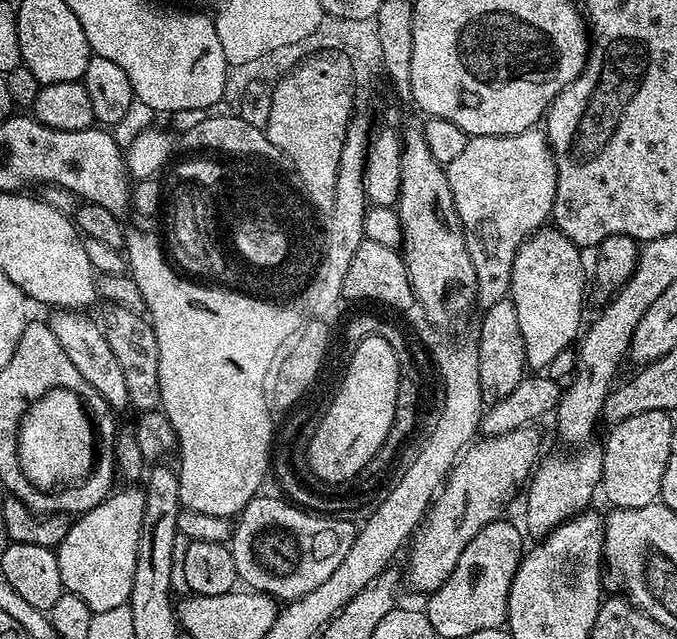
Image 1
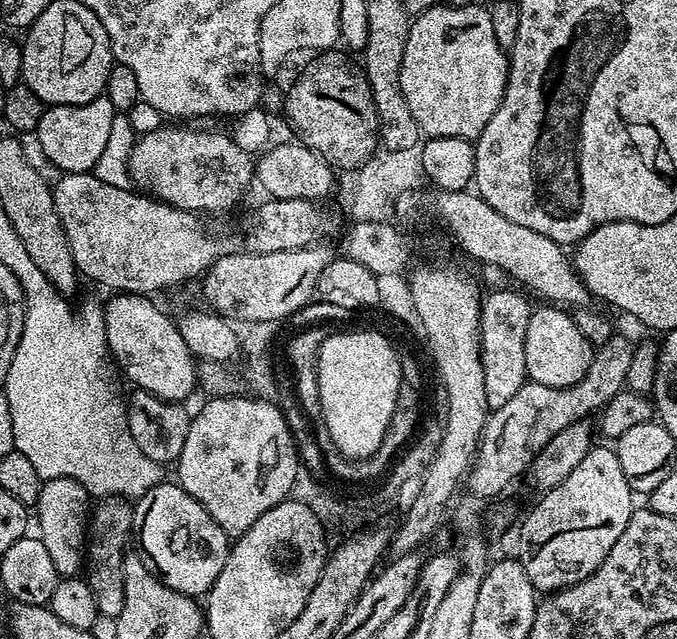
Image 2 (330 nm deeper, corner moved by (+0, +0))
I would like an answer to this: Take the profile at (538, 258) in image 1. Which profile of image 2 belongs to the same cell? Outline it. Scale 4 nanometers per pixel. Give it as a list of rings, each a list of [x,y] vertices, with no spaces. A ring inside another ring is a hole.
[[[540,306],[532,313],[530,327],[526,329],[526,370],[528,380],[533,384],[542,386],[554,386],[555,388],[565,388],[574,386],[584,377],[586,370],[590,370],[594,345],[588,341],[586,334],[578,330],[578,326],[572,320],[571,315],[560,306]]]

